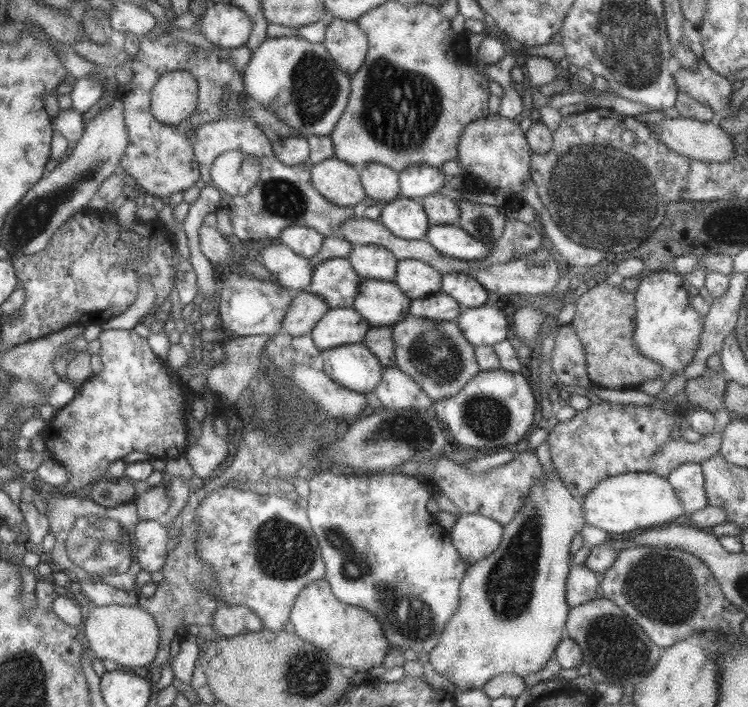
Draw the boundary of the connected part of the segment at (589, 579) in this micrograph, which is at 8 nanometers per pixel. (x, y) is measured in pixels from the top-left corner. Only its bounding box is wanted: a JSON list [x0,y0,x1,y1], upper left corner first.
[565,564,601,608]

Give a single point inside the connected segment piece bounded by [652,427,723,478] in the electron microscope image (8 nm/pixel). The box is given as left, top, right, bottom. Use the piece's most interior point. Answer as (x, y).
(675, 452)

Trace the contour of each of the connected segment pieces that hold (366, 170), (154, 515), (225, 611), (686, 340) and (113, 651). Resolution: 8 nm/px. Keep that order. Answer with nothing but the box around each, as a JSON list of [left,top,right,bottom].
[[359,162,400,205],[133,487,170,521],[210,606,262,637],[632,269,704,374],[81,606,158,667]]

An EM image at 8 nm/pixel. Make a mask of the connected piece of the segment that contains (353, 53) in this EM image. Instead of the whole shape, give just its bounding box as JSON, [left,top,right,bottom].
[322,17,368,77]

